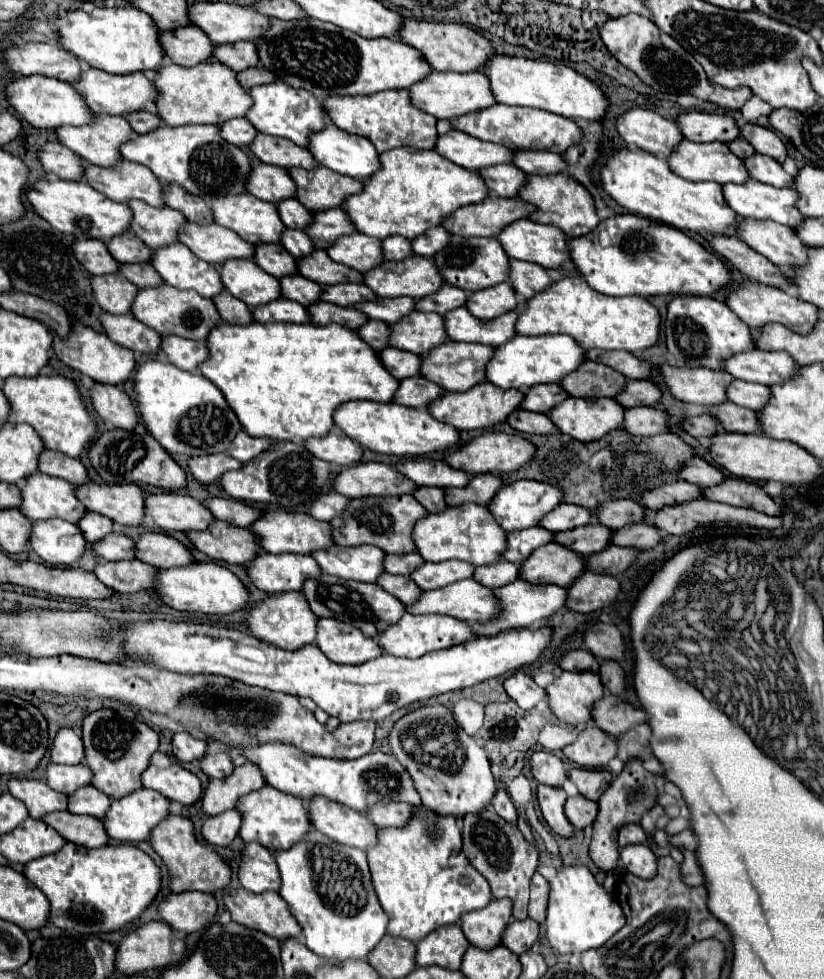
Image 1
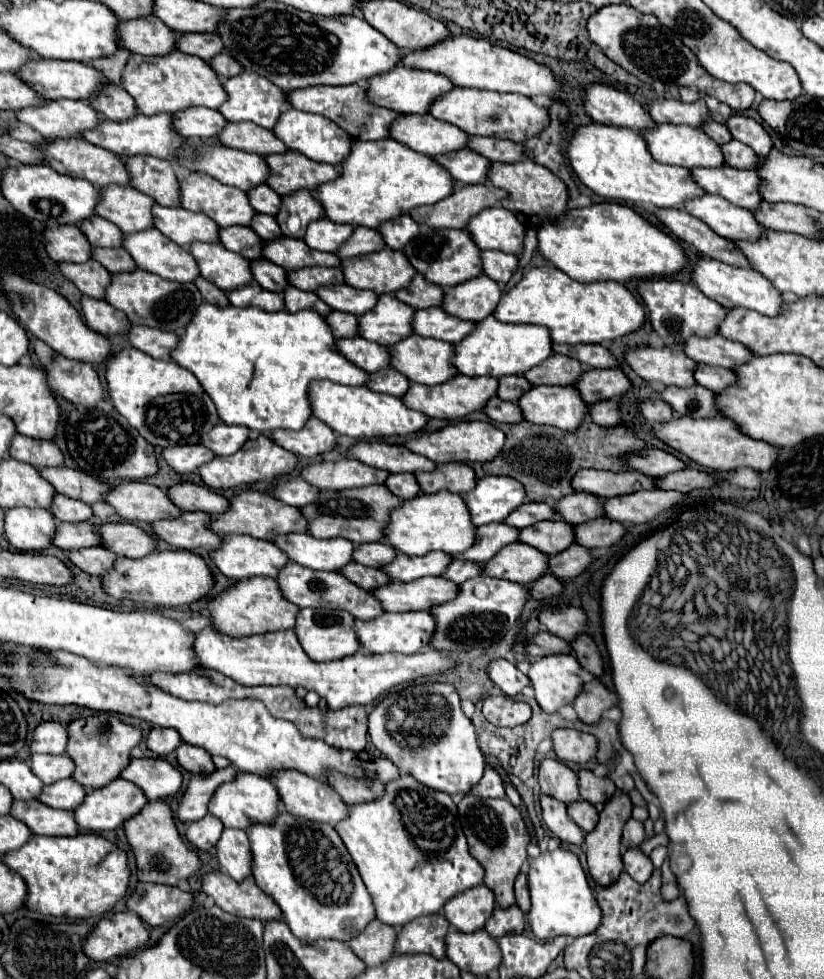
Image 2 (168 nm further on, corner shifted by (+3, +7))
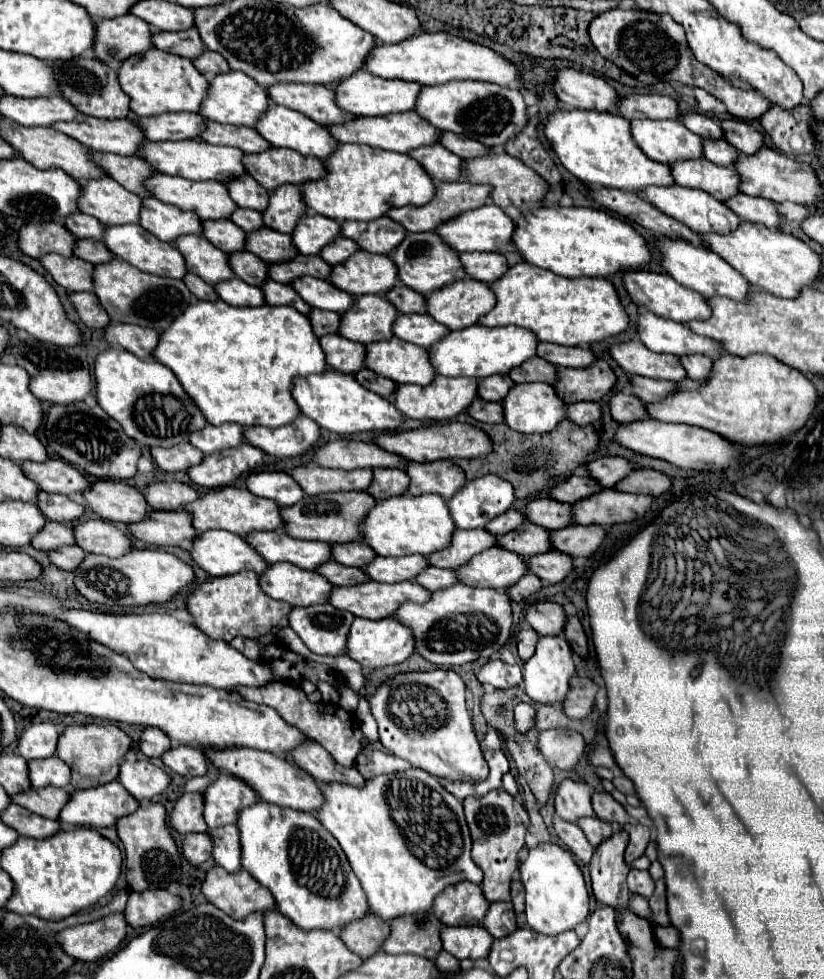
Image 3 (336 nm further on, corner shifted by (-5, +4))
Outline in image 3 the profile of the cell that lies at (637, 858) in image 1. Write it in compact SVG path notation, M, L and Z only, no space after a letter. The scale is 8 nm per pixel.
M632 869L628 875L628 889L632 895L642 895L648 899L654 893L654 881L648 871Z

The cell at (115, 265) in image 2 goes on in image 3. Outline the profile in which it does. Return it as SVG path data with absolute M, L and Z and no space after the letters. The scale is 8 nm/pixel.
M76 239L74 255L84 261L90 261L92 265L106 263L106 261L114 259L114 255L100 241L92 241L92 239Z

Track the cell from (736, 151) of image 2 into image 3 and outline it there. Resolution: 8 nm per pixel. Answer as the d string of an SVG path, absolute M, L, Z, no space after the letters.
M704 139L704 157L716 165L730 167L736 161L738 151L724 139Z

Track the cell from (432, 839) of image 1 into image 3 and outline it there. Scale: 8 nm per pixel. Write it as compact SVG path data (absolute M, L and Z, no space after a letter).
M410 767L402 773L378 775L366 779L362 787L352 787L344 783L318 783L318 787L324 795L324 803L320 809L314 811L314 815L340 843L346 859L350 861L350 867L362 883L372 913L376 913L380 919L392 921L400 915L428 911L434 897L446 885L454 885L458 881L482 881L482 871L470 857L472 841L464 819L462 801L452 797L452 793L448 793L438 783L438 779L424 769Z

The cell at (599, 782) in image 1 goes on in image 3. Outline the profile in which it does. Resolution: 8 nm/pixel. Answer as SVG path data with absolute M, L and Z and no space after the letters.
M594 793L592 807L594 807L596 817L602 821L618 823L620 827L626 827L630 823L630 815L618 801L614 801L614 797L610 793Z

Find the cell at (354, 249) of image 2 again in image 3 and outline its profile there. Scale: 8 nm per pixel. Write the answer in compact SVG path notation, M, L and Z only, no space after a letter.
M336 237L336 243L332 245L326 245L322 251L320 251L320 257L328 263L328 265L336 265L340 261L346 261L352 253L356 253L358 247L354 241L346 239L346 237Z

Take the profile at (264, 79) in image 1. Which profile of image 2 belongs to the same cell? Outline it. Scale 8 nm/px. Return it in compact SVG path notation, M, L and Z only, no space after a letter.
M218 54L218 56L210 62L210 66L220 74L222 80L232 78L232 76L236 76L236 74L240 74L240 72L244 70L244 66L240 66L240 62L236 62L230 54Z

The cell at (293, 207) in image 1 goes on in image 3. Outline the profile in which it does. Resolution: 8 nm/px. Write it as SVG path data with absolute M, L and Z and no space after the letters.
M244 173L244 175L236 177L236 179L224 181L224 185L228 185L228 193L230 193L232 201L238 207L256 209L256 211L266 209L266 205L268 205L268 191L262 185L258 185L248 173Z

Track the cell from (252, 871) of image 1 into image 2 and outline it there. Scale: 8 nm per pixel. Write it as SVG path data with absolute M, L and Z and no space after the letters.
M224 830L216 848L222 870L236 882L252 876L252 852L248 850L248 834L244 830Z

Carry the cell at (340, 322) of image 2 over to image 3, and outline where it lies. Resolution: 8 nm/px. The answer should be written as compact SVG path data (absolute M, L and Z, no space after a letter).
M312 309L308 315L310 323L312 323L312 331L322 337L328 333L336 333L340 327L340 315L332 313L332 311L322 311L322 309Z

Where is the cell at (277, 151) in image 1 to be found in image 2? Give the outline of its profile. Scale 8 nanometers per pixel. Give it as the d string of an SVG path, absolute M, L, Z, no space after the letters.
M228 122L218 138L230 148L260 156L288 152L284 142L280 142L280 138L276 138L272 130L264 130L262 126L256 126L252 122Z

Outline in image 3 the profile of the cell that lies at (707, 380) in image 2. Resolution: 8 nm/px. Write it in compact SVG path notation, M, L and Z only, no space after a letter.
M694 353L694 355L684 355L684 357L678 357L682 367L686 369L688 377L694 379L694 381L702 381L708 377L710 369L712 369L712 359L708 359L706 355L700 355L700 353Z

